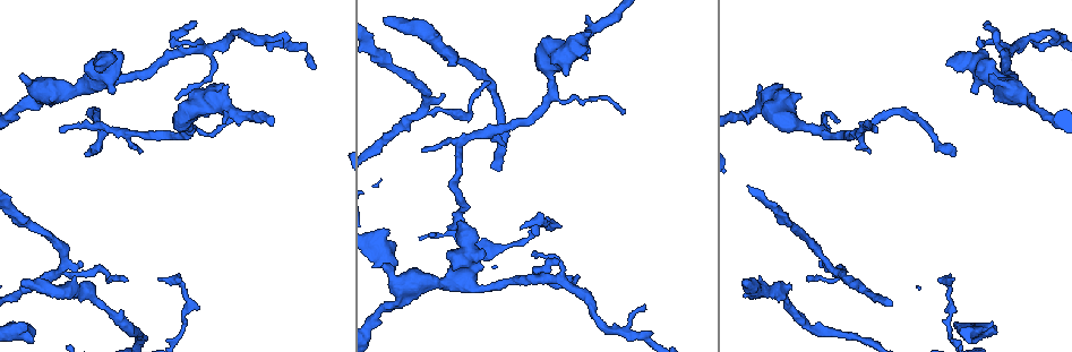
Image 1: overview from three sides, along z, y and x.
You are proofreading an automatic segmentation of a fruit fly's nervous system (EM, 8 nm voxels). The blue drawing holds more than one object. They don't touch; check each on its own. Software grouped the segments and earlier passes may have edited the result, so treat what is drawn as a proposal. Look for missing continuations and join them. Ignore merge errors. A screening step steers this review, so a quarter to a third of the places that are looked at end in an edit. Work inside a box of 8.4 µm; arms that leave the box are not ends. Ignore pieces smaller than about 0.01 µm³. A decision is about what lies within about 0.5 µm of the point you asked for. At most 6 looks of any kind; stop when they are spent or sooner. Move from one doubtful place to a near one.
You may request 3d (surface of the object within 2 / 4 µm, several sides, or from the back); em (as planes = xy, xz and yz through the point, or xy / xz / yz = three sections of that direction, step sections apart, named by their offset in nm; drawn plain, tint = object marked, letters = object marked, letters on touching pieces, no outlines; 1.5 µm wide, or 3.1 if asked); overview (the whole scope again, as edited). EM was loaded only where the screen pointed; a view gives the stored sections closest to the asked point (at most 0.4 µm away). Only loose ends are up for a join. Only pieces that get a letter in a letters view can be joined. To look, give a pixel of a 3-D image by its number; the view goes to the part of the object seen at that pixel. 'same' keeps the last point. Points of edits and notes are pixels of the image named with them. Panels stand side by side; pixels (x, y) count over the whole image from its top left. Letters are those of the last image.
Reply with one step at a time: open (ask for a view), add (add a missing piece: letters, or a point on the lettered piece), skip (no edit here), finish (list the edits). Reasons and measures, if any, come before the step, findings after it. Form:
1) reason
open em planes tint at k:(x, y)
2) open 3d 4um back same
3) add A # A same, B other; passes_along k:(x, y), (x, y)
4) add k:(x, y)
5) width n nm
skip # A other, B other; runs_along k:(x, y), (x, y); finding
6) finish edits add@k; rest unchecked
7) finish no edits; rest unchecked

an open end
open em planes letters at 1:(557, 262)

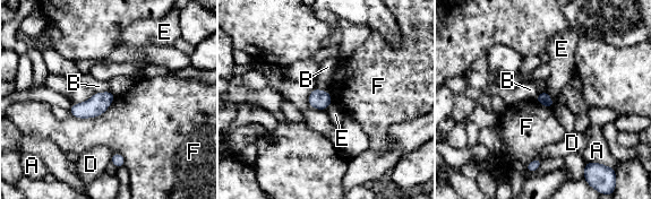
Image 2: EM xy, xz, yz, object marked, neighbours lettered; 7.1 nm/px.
width 90 nm
skip # A other, B other, D other, E other, F other; border 2:(116, 96), (96, 117), (71, 115); none of them fits

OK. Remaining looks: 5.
tapers out
open em xz step 8 tint at 1:(177, 100)

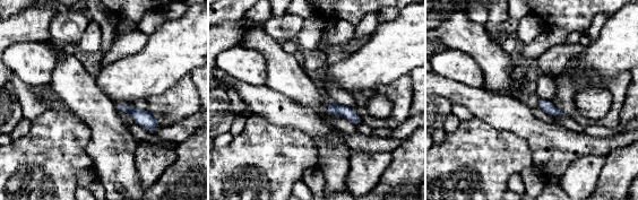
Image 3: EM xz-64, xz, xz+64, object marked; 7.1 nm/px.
open em planes letters same

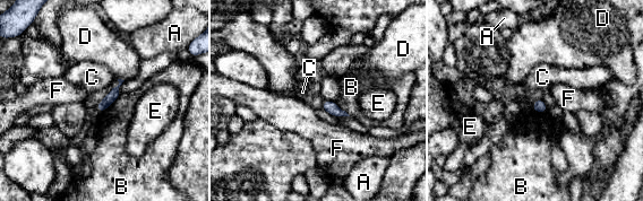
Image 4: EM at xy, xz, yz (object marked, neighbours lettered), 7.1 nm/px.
longest_contact B 200 nm
skip # A other, B other, C other, D other, E other, F other; border 4:(120, 94), (101, 113); no lettered piece goes on from it

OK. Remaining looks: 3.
thin end
open 3d 4um at 1:(158, 277)

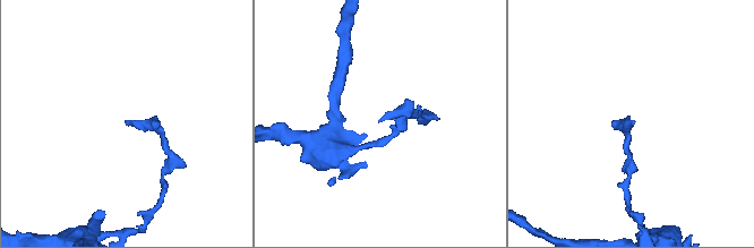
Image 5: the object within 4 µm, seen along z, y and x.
shape alone is not enough
open em planes letters at 5:(632, 121)

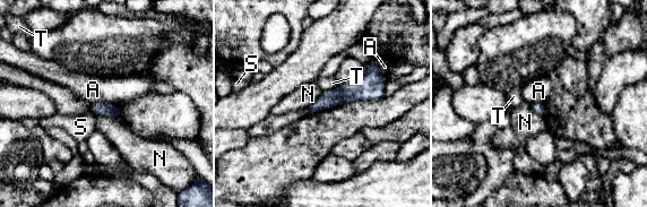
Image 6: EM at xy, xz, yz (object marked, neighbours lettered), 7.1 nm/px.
longest_contact N 180 nm
skip # A other, N other, S other, T other; runs_along 6:(374, 68), (356, 91), (311, 111); no lettered piece goes on from it

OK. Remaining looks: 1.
finish no edits; rest unchecked

